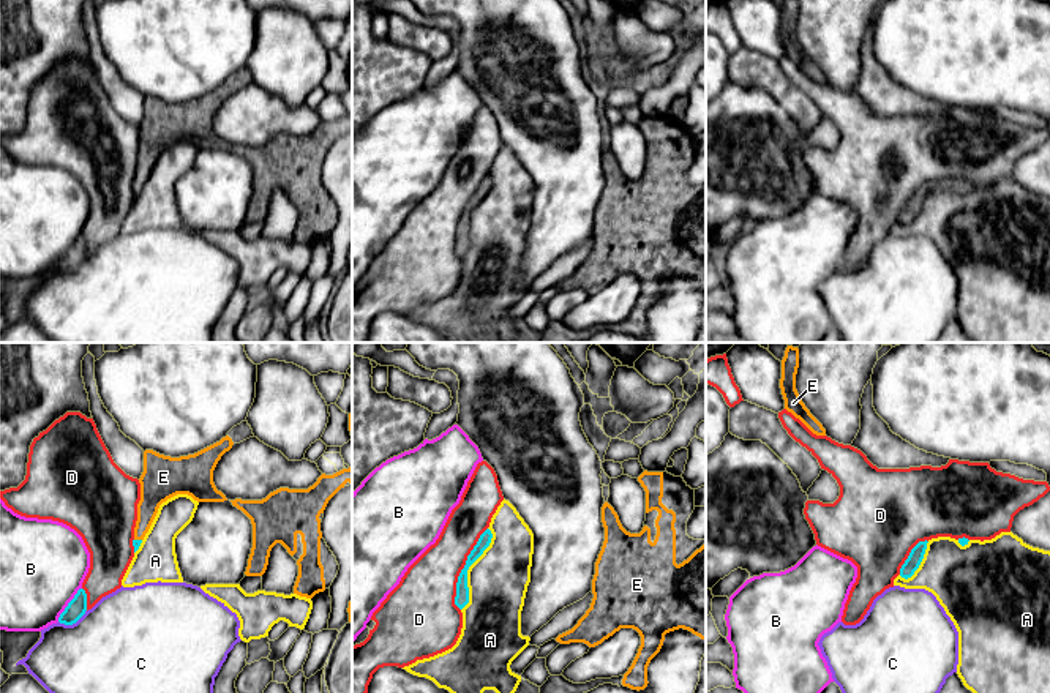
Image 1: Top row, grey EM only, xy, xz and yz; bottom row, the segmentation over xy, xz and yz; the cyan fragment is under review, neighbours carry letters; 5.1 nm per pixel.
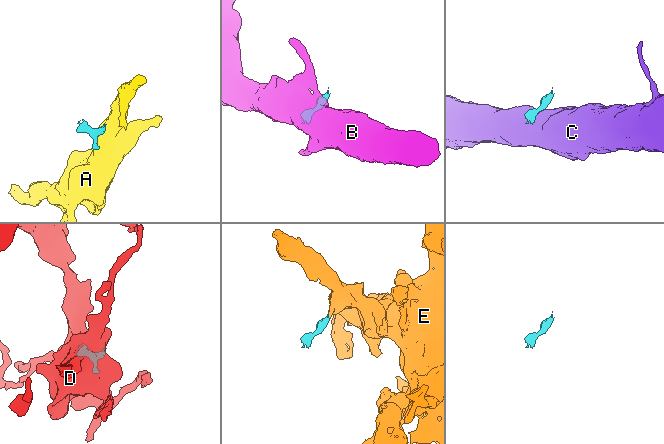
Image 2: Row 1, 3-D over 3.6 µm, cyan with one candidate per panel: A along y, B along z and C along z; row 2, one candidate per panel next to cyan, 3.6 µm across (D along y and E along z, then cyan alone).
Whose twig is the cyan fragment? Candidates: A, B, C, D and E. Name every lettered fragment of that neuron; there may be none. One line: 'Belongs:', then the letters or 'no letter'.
Belongs: E

